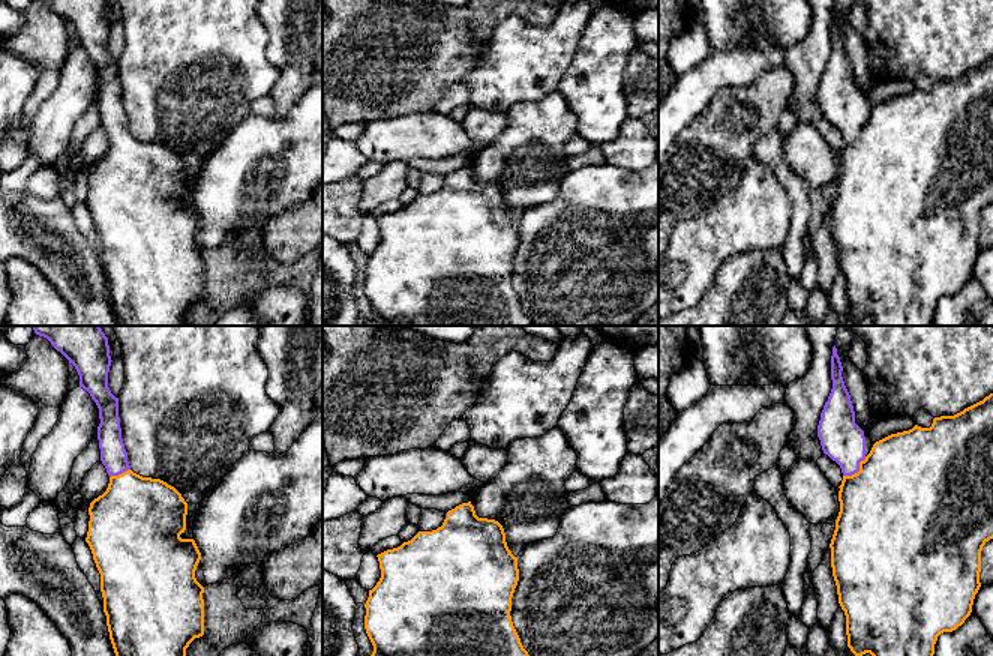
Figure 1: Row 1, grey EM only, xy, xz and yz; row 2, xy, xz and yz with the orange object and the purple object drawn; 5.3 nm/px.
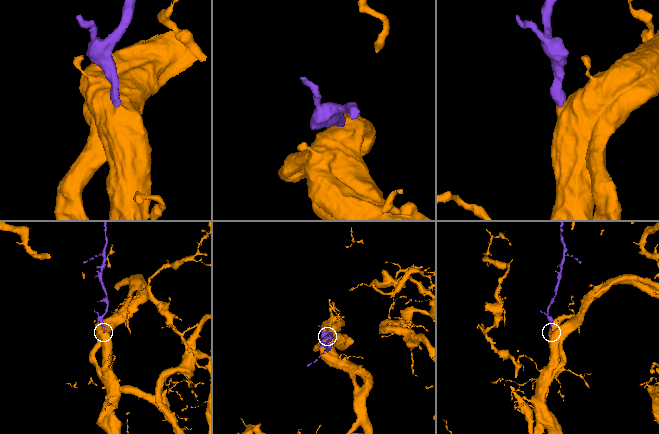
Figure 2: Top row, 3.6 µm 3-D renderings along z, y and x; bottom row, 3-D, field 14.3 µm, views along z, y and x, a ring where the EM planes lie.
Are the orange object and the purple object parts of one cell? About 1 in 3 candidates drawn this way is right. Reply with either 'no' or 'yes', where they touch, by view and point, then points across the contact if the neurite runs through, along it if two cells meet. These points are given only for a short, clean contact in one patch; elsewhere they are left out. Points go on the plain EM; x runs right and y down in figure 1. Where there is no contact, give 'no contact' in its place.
yes | yz (858, 135) | across yz (894, 165), (858, 135), (840, 101)

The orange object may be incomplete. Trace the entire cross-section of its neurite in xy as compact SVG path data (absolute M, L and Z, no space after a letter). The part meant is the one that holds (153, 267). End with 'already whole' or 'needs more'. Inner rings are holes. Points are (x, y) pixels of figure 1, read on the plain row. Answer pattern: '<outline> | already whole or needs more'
M44 0L72 27L80 39L80 51L87 54L99 72L100 87L98 104L100 125L110 140L106 155L88 171L88 207L100 237L100 255L110 303L117 326L184 326L186 312L204 299L204 251L196 245L195 234L201 216L194 203L182 203L186 194L188 167L182 158L160 143L142 141L130 134L128 116L122 102L118 62L108 51L111 30L106 0Z | needs more

